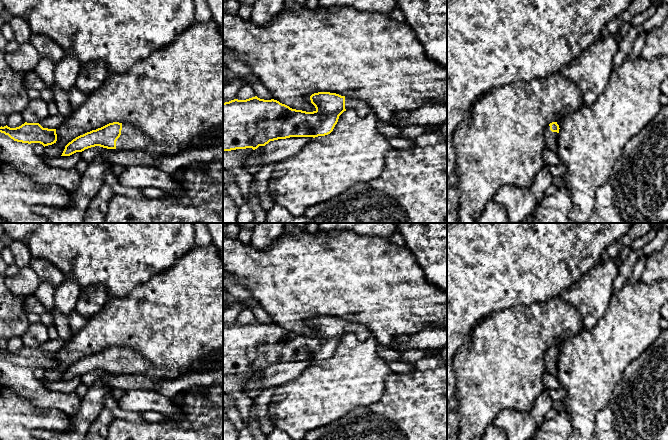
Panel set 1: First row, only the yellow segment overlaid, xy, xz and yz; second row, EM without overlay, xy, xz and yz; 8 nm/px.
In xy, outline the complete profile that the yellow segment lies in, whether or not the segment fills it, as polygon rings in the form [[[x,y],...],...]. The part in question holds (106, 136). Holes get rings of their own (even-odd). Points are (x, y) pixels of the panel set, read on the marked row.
[[[113,122],[76,137],[65,146],[61,156],[70,156],[95,146],[128,151],[144,150],[149,143],[148,136],[137,126]]]

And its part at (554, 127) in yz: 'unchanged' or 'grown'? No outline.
grown

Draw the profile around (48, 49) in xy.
[[[32,34],[29,42],[39,53],[40,58],[58,63],[65,55],[64,50],[52,39],[45,35]]]

